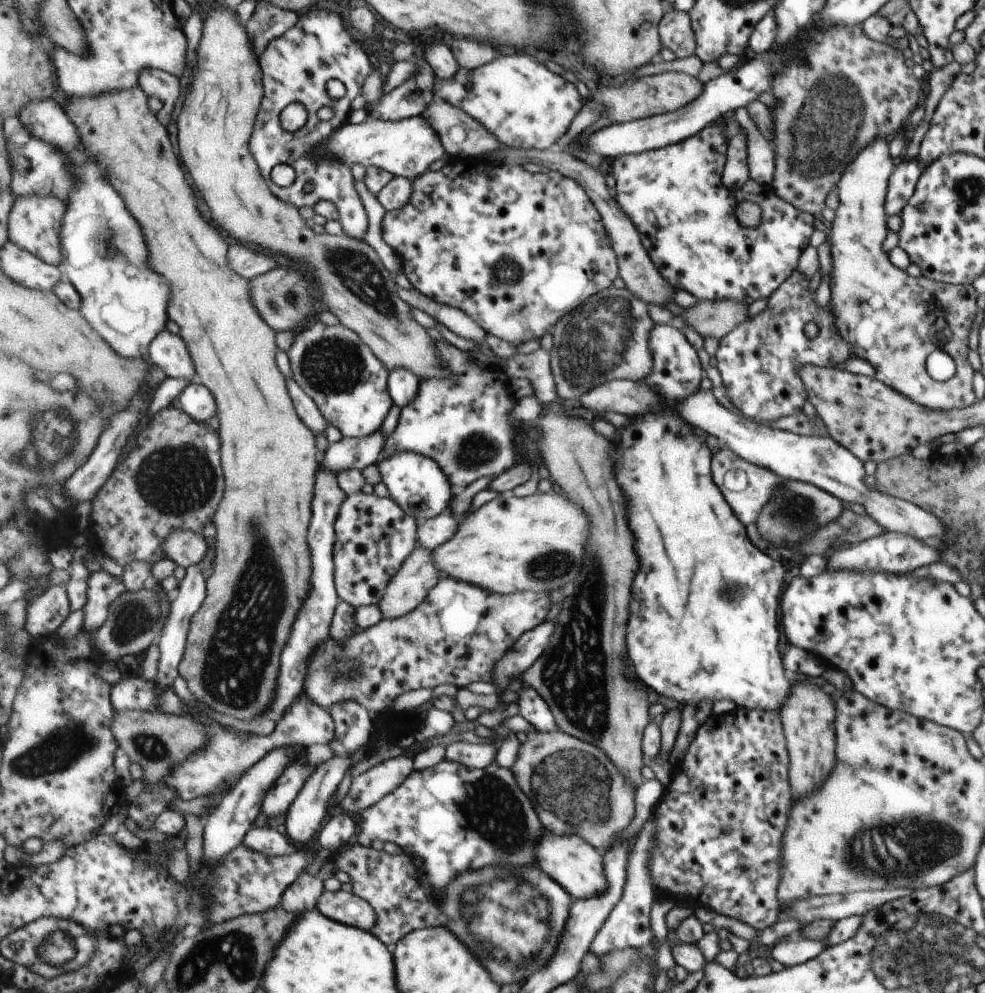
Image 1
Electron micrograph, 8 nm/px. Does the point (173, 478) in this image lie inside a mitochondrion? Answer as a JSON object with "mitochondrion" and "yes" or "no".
{"mitochondrion":"yes"}

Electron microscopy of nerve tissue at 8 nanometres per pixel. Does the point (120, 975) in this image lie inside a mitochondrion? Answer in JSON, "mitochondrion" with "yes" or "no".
{"mitochondrion":"no"}

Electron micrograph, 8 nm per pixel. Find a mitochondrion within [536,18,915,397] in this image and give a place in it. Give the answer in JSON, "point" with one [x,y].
{"point":[828,127]}

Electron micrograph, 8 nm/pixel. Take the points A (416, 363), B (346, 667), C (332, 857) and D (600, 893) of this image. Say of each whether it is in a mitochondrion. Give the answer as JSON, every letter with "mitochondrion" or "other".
{"A":"other","B":"mitochondrion","C":"other","D":"other"}

